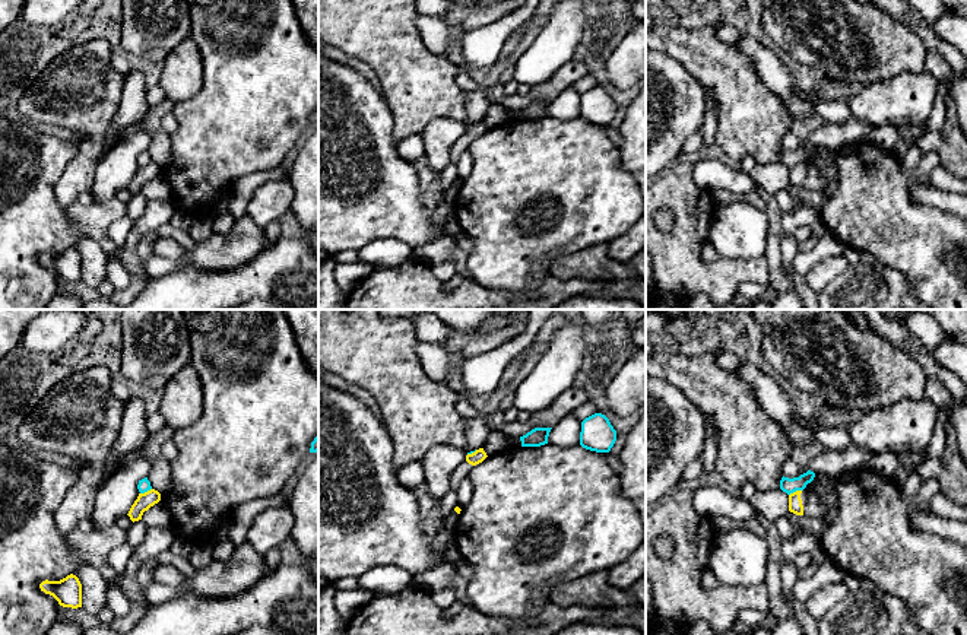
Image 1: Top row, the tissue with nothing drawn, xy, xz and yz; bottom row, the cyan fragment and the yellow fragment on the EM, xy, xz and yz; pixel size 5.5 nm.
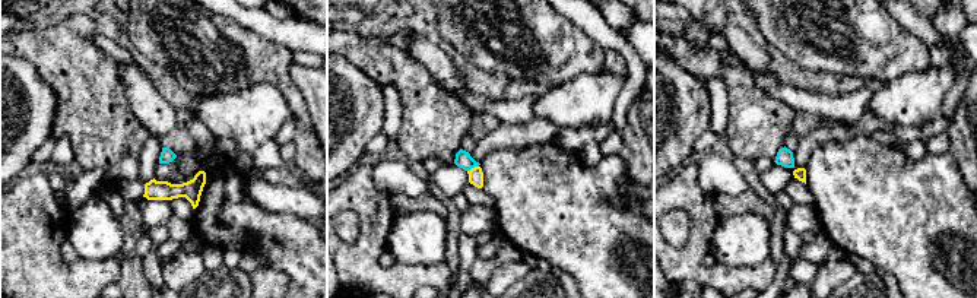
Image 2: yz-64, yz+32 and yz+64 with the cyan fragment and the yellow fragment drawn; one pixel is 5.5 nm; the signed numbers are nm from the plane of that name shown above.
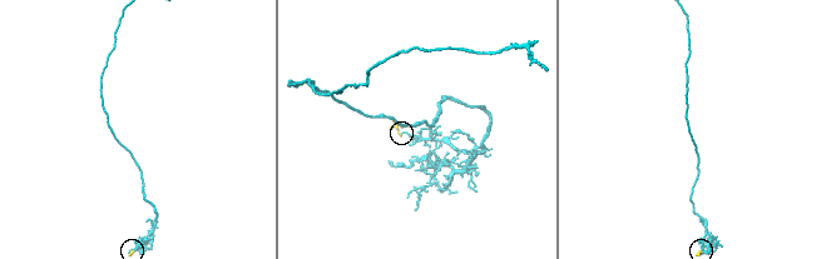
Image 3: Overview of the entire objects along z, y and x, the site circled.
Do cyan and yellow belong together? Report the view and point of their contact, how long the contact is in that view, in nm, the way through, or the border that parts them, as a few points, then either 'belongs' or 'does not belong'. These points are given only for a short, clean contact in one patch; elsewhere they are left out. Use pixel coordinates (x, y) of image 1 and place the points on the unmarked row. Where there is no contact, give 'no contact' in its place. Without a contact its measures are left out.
yz (795, 164) | 80 nm | along yz (801, 162), (789, 168) | does not belong

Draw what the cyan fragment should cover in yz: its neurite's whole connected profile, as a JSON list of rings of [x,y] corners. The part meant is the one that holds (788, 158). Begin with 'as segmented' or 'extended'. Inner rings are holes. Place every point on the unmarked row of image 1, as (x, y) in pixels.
as segmented; [[[808,143],[806,146],[800,147],[799,150],[781,150],[780,153],[780,162],[786,165],[787,168],[796,165],[796,163],[803,163],[808,156],[811,156],[815,150],[815,146]]]

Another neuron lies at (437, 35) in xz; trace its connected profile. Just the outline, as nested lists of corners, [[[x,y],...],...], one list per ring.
[[[418,13],[415,26],[419,31],[427,50],[435,55],[444,57],[447,48],[457,41],[453,25],[438,18]]]

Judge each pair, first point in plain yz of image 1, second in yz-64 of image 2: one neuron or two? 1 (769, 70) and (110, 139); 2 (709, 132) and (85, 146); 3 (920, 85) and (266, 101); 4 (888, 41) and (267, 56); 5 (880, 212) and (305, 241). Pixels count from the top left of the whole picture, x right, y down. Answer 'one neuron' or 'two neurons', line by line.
1: two neurons
2: two neurons
3: one neuron
4: one neuron
5: one neuron

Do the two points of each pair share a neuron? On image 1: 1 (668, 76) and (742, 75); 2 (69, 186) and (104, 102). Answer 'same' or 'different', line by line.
1: different
2: same

